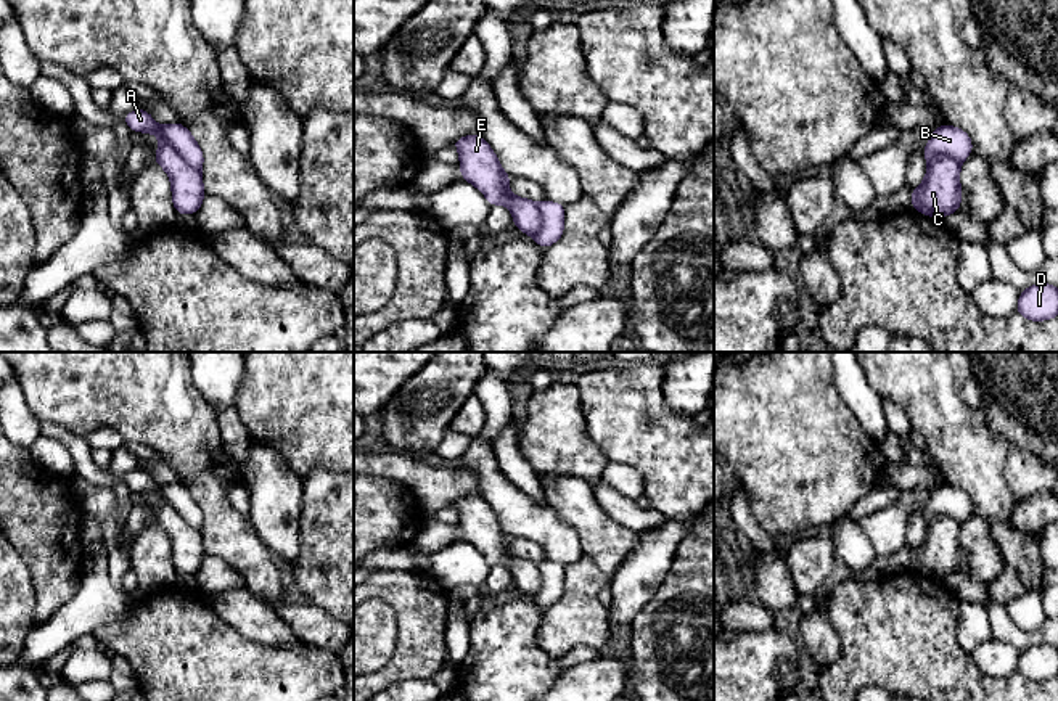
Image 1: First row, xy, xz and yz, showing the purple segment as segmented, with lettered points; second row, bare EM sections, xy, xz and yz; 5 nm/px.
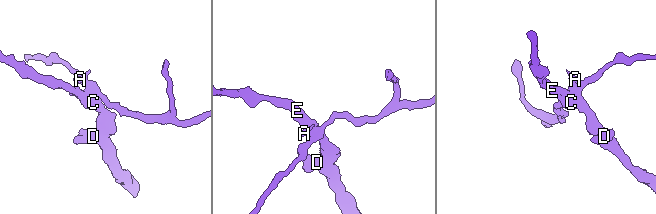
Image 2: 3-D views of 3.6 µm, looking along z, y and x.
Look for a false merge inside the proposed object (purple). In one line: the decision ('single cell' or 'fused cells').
fused cells

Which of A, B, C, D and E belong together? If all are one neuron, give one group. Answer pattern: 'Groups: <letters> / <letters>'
Groups: A C D E / B

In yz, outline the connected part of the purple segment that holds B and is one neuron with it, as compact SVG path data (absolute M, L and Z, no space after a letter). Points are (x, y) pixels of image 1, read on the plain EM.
M944 484L931 492L923 514L928 523L933 523L941 516L949 516L962 524L971 511L973 502L970 495L958 487Z

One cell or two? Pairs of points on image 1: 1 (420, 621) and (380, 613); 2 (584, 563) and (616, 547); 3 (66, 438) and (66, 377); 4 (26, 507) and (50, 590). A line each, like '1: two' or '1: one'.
1: two
2: two
3: two
4: one

